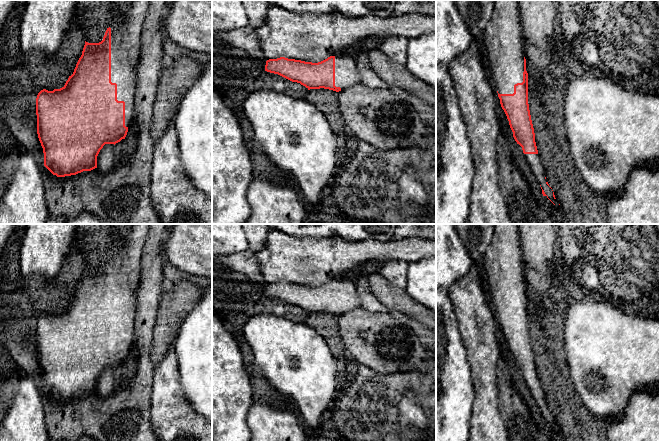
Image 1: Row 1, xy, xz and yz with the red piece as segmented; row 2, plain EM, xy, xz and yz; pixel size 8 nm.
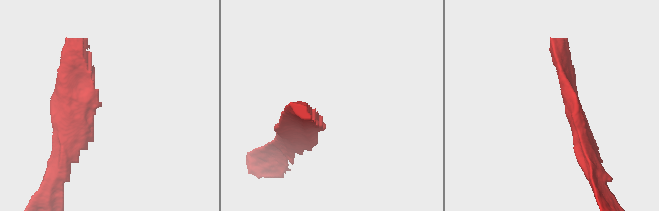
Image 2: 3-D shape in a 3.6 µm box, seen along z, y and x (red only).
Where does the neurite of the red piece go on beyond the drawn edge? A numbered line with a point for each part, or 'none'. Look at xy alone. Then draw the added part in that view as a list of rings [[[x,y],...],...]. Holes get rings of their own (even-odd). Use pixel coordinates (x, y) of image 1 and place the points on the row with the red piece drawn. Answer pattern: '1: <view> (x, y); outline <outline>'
1: xy (126, 26); outline [[[129,0],[129,6],[122,11],[111,9],[111,82],[117,84],[117,100],[125,102],[125,126],[134,119],[134,94],[136,89],[137,67],[140,58],[140,36],[150,0]]]

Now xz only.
1: xz (346, 73); outline [[[335,55],[335,86],[341,90],[361,84],[361,76],[356,66],[356,57]]]

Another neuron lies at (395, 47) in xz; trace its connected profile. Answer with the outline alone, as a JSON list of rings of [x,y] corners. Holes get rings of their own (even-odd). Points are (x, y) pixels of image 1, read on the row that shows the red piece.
[[[400,36],[384,38],[379,49],[394,62],[405,65],[407,61],[408,39]]]

